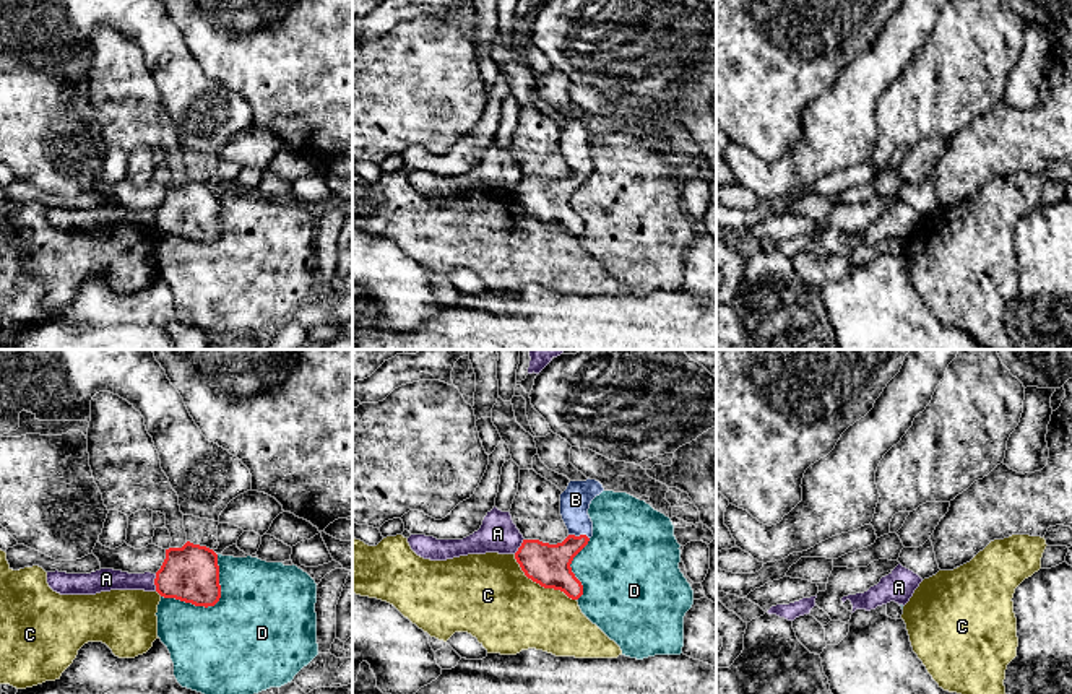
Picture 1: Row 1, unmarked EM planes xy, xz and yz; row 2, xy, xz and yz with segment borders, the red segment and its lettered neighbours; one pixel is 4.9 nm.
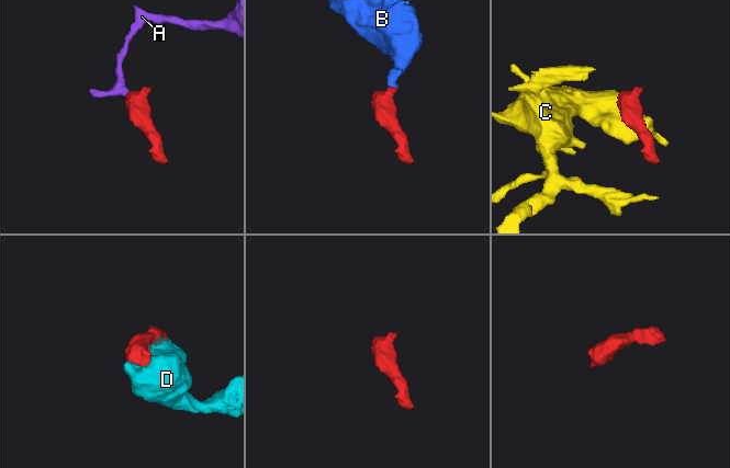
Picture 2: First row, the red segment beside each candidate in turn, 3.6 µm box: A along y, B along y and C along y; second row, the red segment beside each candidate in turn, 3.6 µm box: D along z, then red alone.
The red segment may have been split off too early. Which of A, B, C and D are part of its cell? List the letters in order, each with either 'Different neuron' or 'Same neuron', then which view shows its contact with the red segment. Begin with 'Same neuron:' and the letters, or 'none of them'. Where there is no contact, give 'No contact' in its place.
Same neuron: B
A: Different neuron. Touches red in xy
B: Same neuron. Touches red in xz
C: Different neuron. Touches red in xz
D: Different neuron. Touches red in xy

